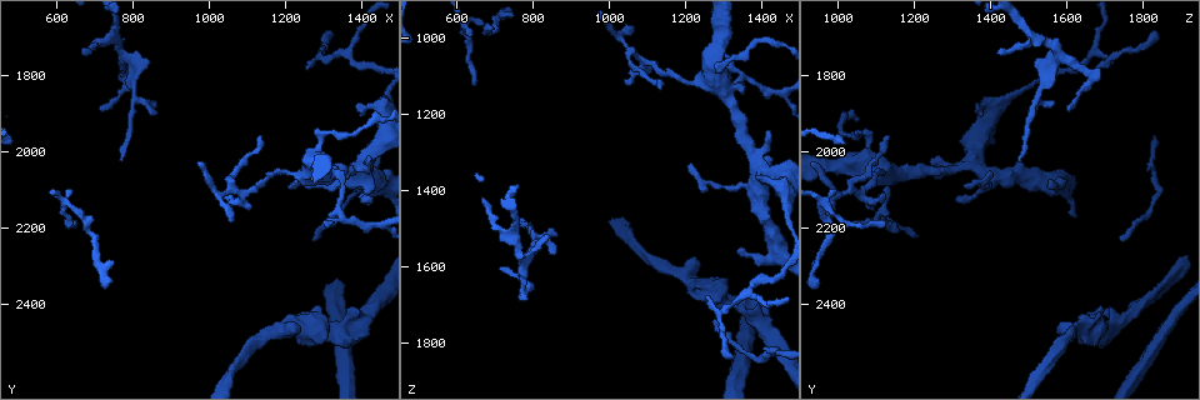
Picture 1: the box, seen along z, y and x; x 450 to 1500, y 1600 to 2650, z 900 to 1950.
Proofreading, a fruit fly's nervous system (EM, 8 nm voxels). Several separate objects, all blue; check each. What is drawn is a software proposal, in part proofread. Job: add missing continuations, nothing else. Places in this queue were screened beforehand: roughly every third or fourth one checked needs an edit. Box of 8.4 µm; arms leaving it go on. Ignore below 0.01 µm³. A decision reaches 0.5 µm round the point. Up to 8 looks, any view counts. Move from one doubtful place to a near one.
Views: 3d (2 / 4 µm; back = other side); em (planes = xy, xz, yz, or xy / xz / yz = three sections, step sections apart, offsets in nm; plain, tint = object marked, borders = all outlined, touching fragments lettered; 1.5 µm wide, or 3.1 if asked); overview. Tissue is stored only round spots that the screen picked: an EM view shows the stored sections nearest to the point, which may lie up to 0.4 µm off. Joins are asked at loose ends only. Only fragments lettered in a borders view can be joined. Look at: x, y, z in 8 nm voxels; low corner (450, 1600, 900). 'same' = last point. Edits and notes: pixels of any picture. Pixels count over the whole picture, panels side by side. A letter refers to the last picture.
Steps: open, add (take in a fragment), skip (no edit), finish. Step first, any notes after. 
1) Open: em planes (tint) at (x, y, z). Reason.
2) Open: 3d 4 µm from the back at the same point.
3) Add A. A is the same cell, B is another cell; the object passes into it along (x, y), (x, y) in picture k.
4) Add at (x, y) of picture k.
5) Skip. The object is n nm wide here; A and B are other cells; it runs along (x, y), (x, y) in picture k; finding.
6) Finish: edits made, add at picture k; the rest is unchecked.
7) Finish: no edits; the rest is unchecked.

Open: 3d 4 µm at (1415, 2470, 1715). Free end.

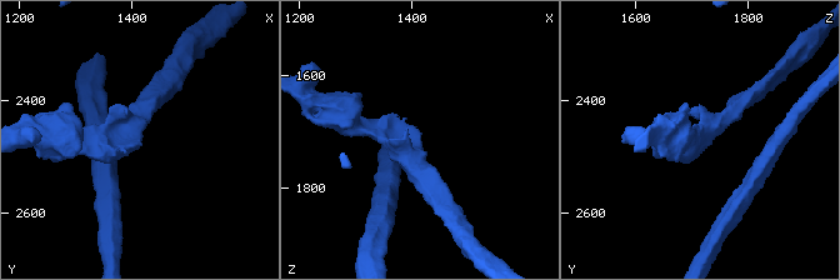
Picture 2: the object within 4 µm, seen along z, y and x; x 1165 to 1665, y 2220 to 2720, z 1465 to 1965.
Open: em planes (borders) at (1420, 2470, 1715). Now the EM.

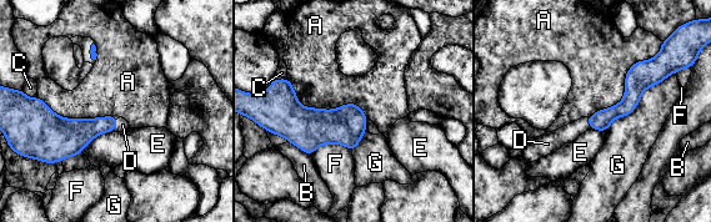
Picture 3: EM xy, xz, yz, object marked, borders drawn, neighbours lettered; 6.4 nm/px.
Add D. The longest contact is with A, 650 nm; D is the same cell, A, B, C, E, F and G are other cells; the neuron continues.

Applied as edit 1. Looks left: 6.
Open: 3d 2 µm at (1275, 2240, 1735). Free end.

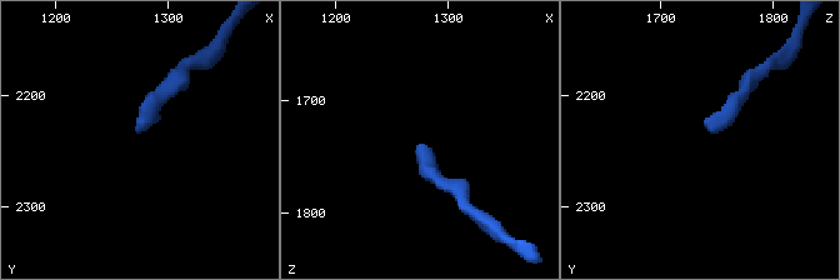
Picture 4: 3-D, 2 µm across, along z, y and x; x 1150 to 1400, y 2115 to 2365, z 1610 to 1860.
Open: em xz step 4 (borders) at (1274, 2232, 1742). Now the EM.

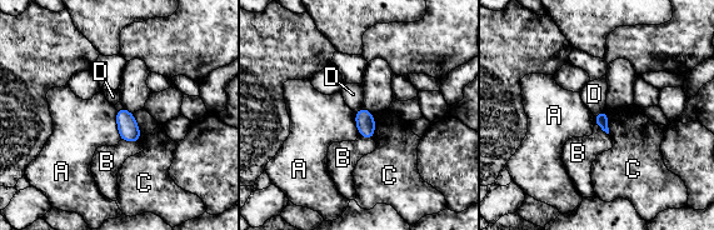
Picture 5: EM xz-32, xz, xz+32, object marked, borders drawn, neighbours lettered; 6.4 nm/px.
Open: em planes (borders) at the same point.

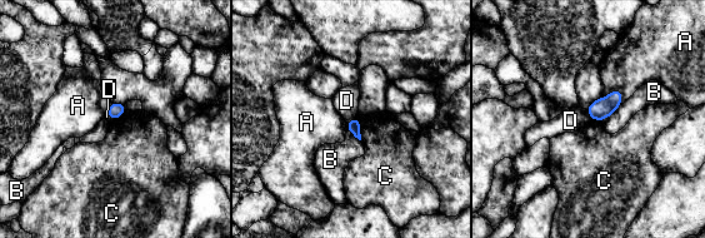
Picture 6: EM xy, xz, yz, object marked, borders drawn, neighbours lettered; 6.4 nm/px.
Skip. A, B, C and D are other cells; a border runs along (356, 115), (346, 123) in picture 6; no lettered fragment goes on from it.

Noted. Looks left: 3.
Open: 3d 4 µm at (1135, 1960, 1135). Free end.

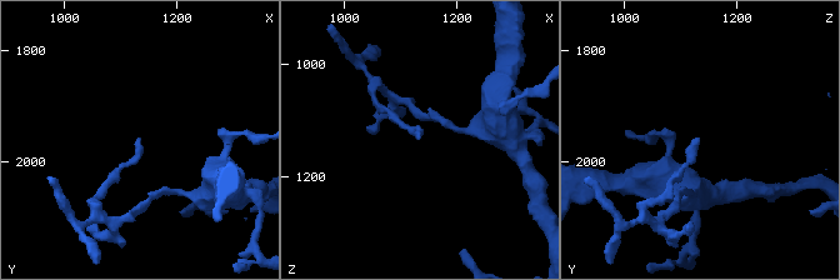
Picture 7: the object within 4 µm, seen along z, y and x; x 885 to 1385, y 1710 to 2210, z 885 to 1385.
Open: em xy step 8 (tint) at (1135, 1955, 1130).

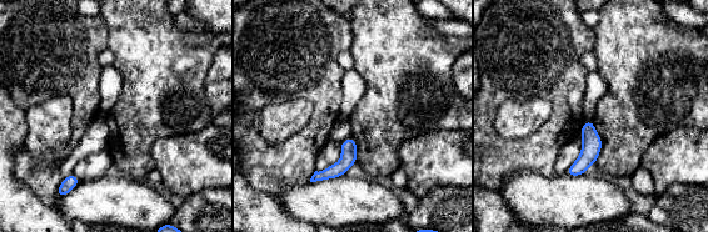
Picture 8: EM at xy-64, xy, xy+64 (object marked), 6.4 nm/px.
Open: em planes (borders) at the same point.

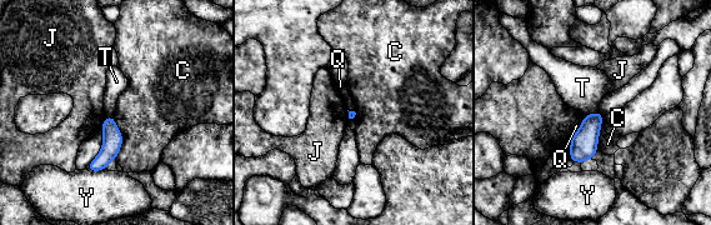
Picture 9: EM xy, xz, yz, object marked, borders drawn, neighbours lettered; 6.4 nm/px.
Skip. The longest contact is with C, 280 nm; C, J, Q, T and Y are other cells; no lettered fragment goes on from it.

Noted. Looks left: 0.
Finish: edits made, add at picture 3; the rest is unchecked.

